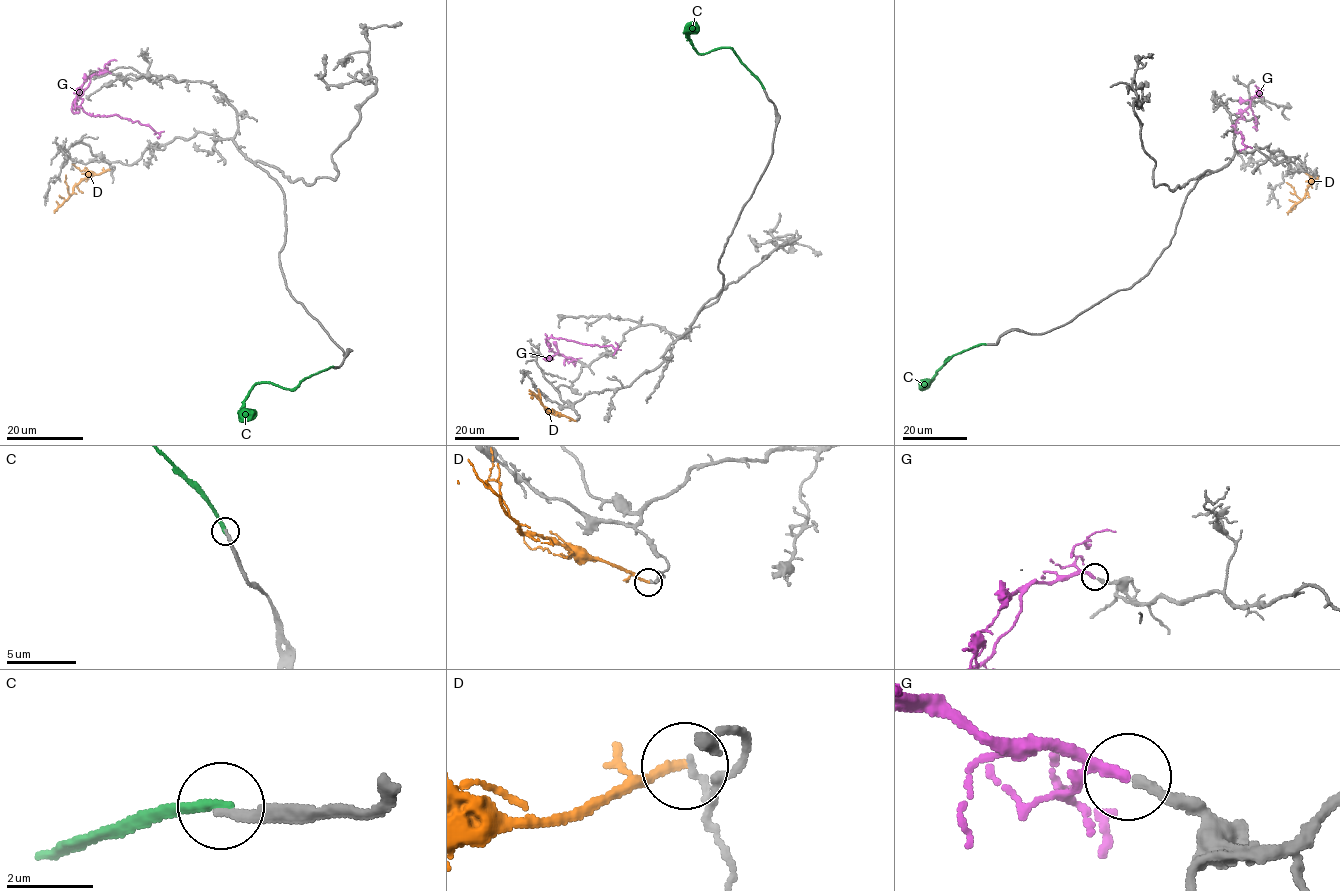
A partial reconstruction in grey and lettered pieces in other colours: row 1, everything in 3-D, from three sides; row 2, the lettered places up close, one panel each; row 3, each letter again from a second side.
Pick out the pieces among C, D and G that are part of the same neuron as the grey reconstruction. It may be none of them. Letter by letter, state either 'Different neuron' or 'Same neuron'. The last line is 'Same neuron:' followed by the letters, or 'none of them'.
C: Different neuron
D: Different neuron
G: Same neuron
Same neuron: G

